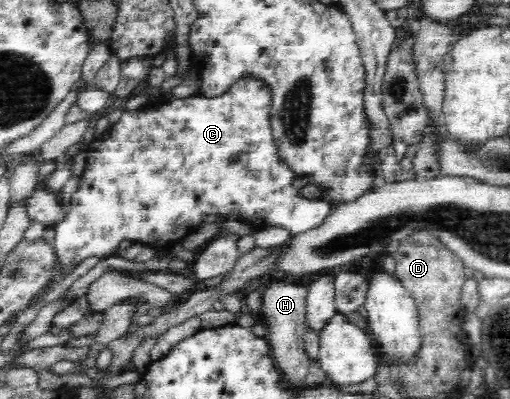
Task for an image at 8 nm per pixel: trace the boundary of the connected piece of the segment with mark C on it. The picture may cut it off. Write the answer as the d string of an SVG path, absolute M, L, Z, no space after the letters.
M239 79L231 85L230 89L223 95L217 98L207 98L204 96L196 96L186 99L161 100L158 103L150 104L143 107L139 111L124 110L120 119L110 125L110 127L95 137L86 147L86 166L84 172L80 176L81 183L77 193L73 193L70 198L70 205L67 209L67 217L59 223L55 229L55 254L59 256L61 264L70 264L71 262L81 262L86 257L96 256L100 259L116 255L117 247L122 240L128 239L131 242L144 243L154 249L167 249L181 240L194 228L201 224L202 219L208 215L221 215L223 217L237 214L241 216L243 223L255 226L261 229L265 226L282 227L289 231L290 235L319 227L323 220L329 215L332 207L329 202L317 199L308 200L307 198L299 197L299 188L293 186L295 181L294 173L276 156L276 149L272 142L271 126L268 117L268 109L271 102L271 90L264 85L262 81L256 79Z

